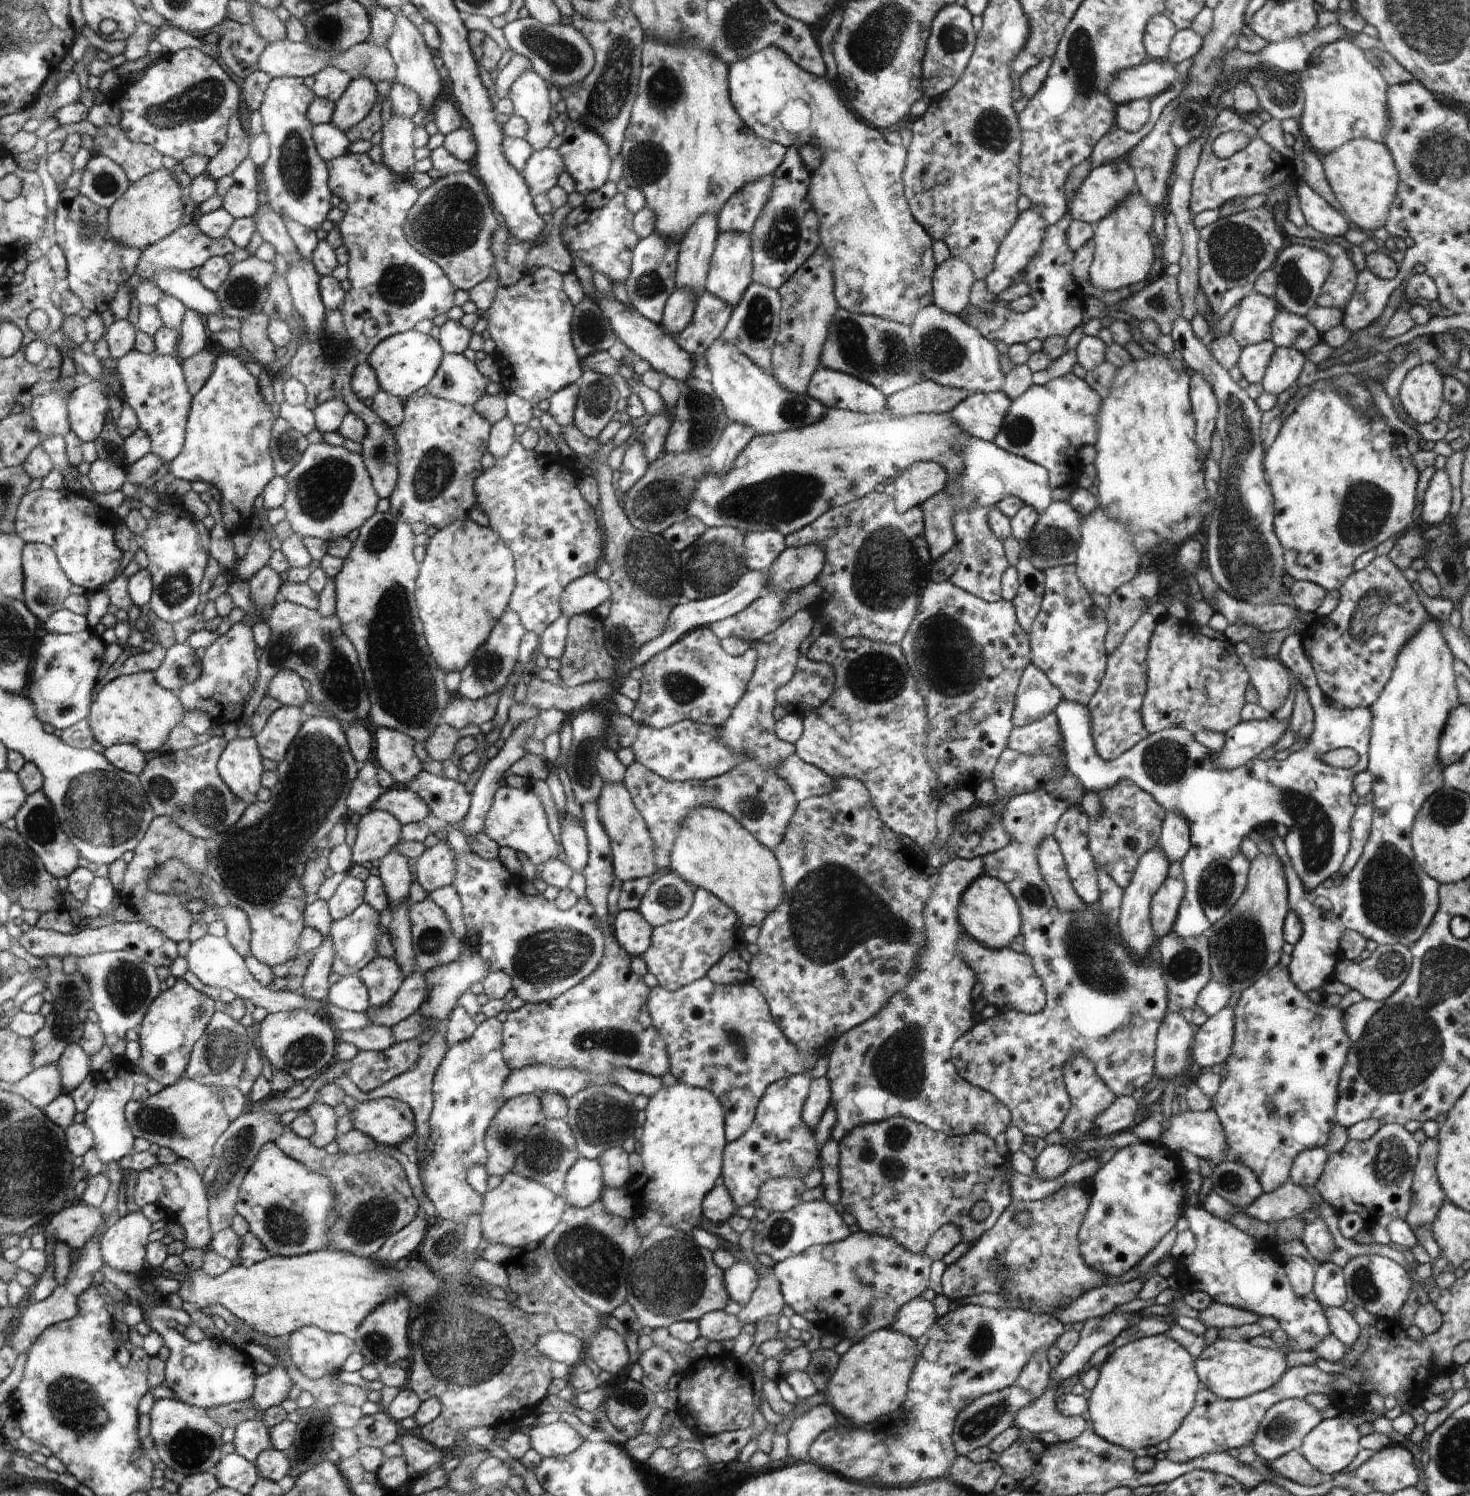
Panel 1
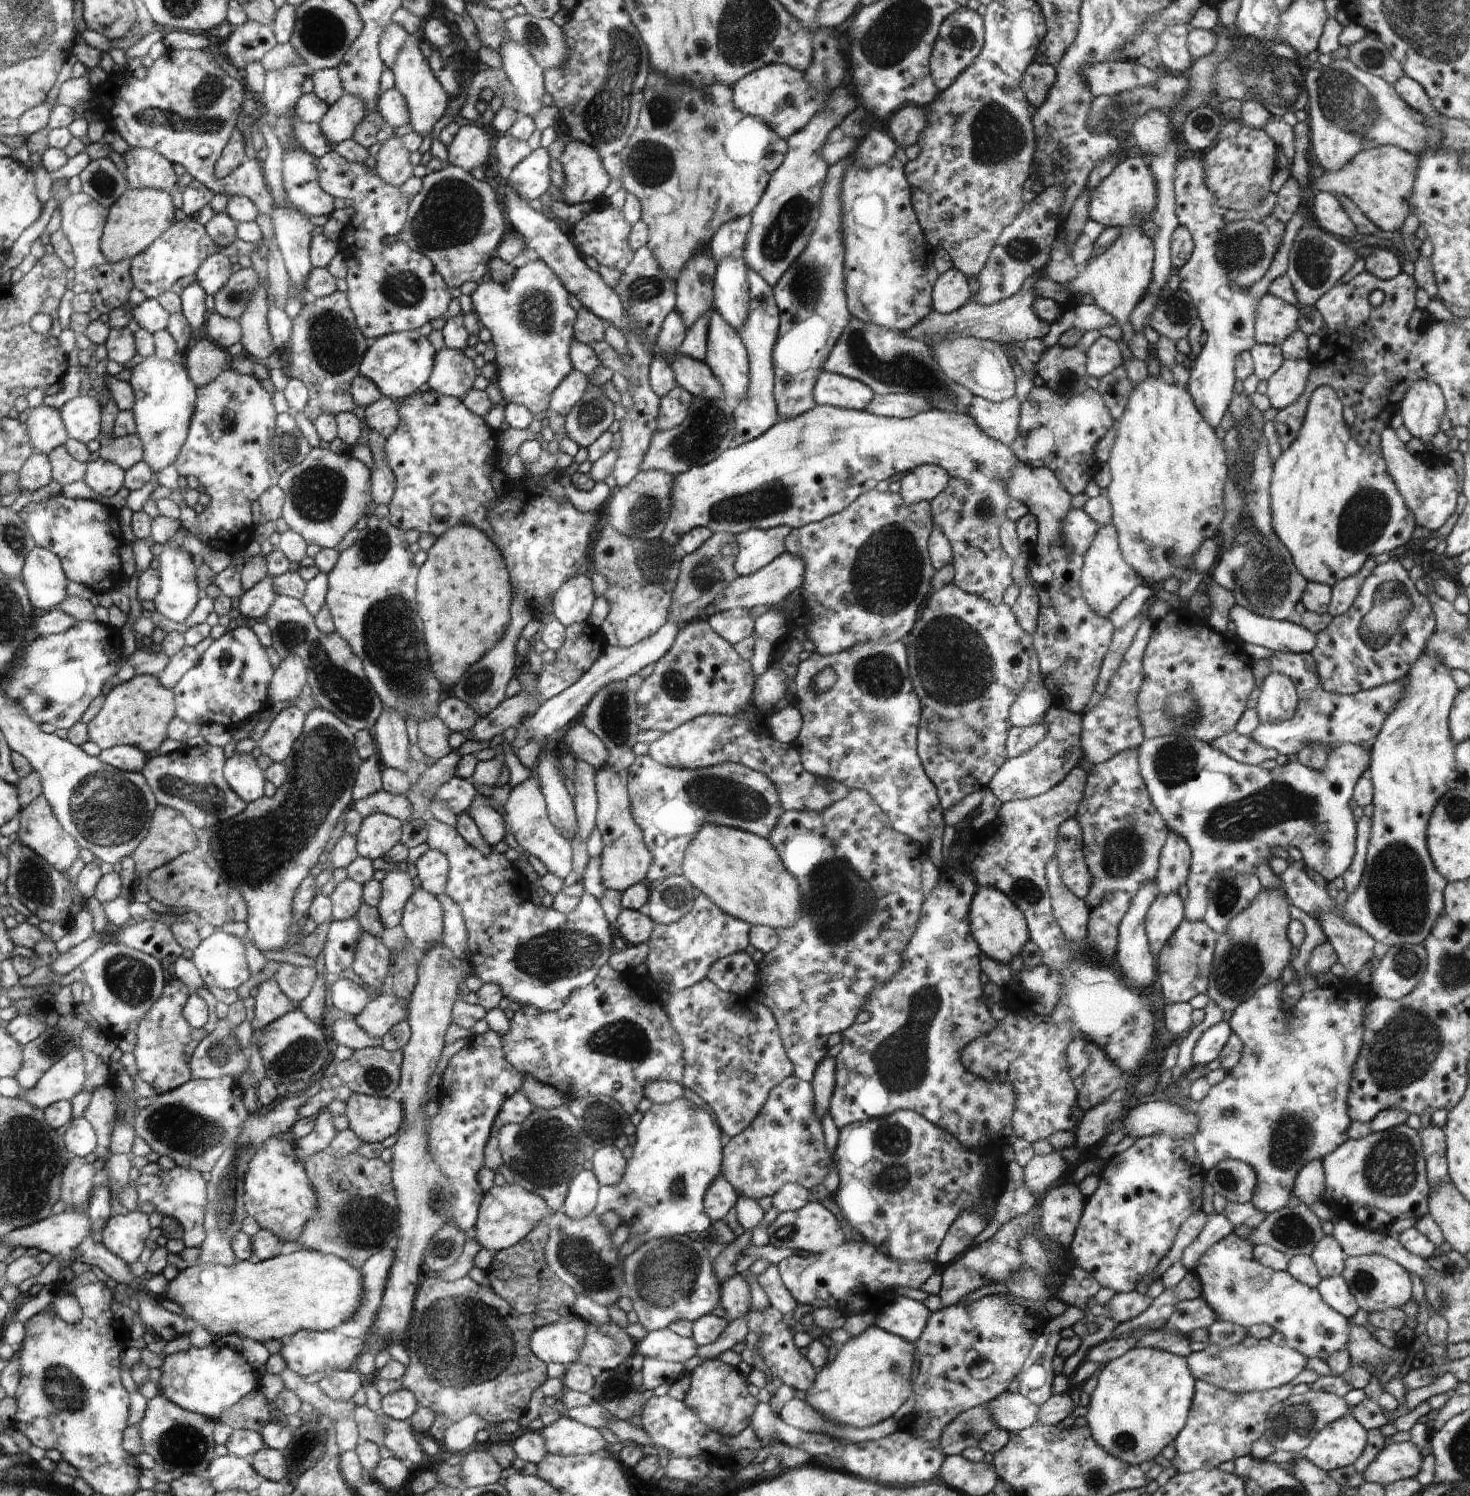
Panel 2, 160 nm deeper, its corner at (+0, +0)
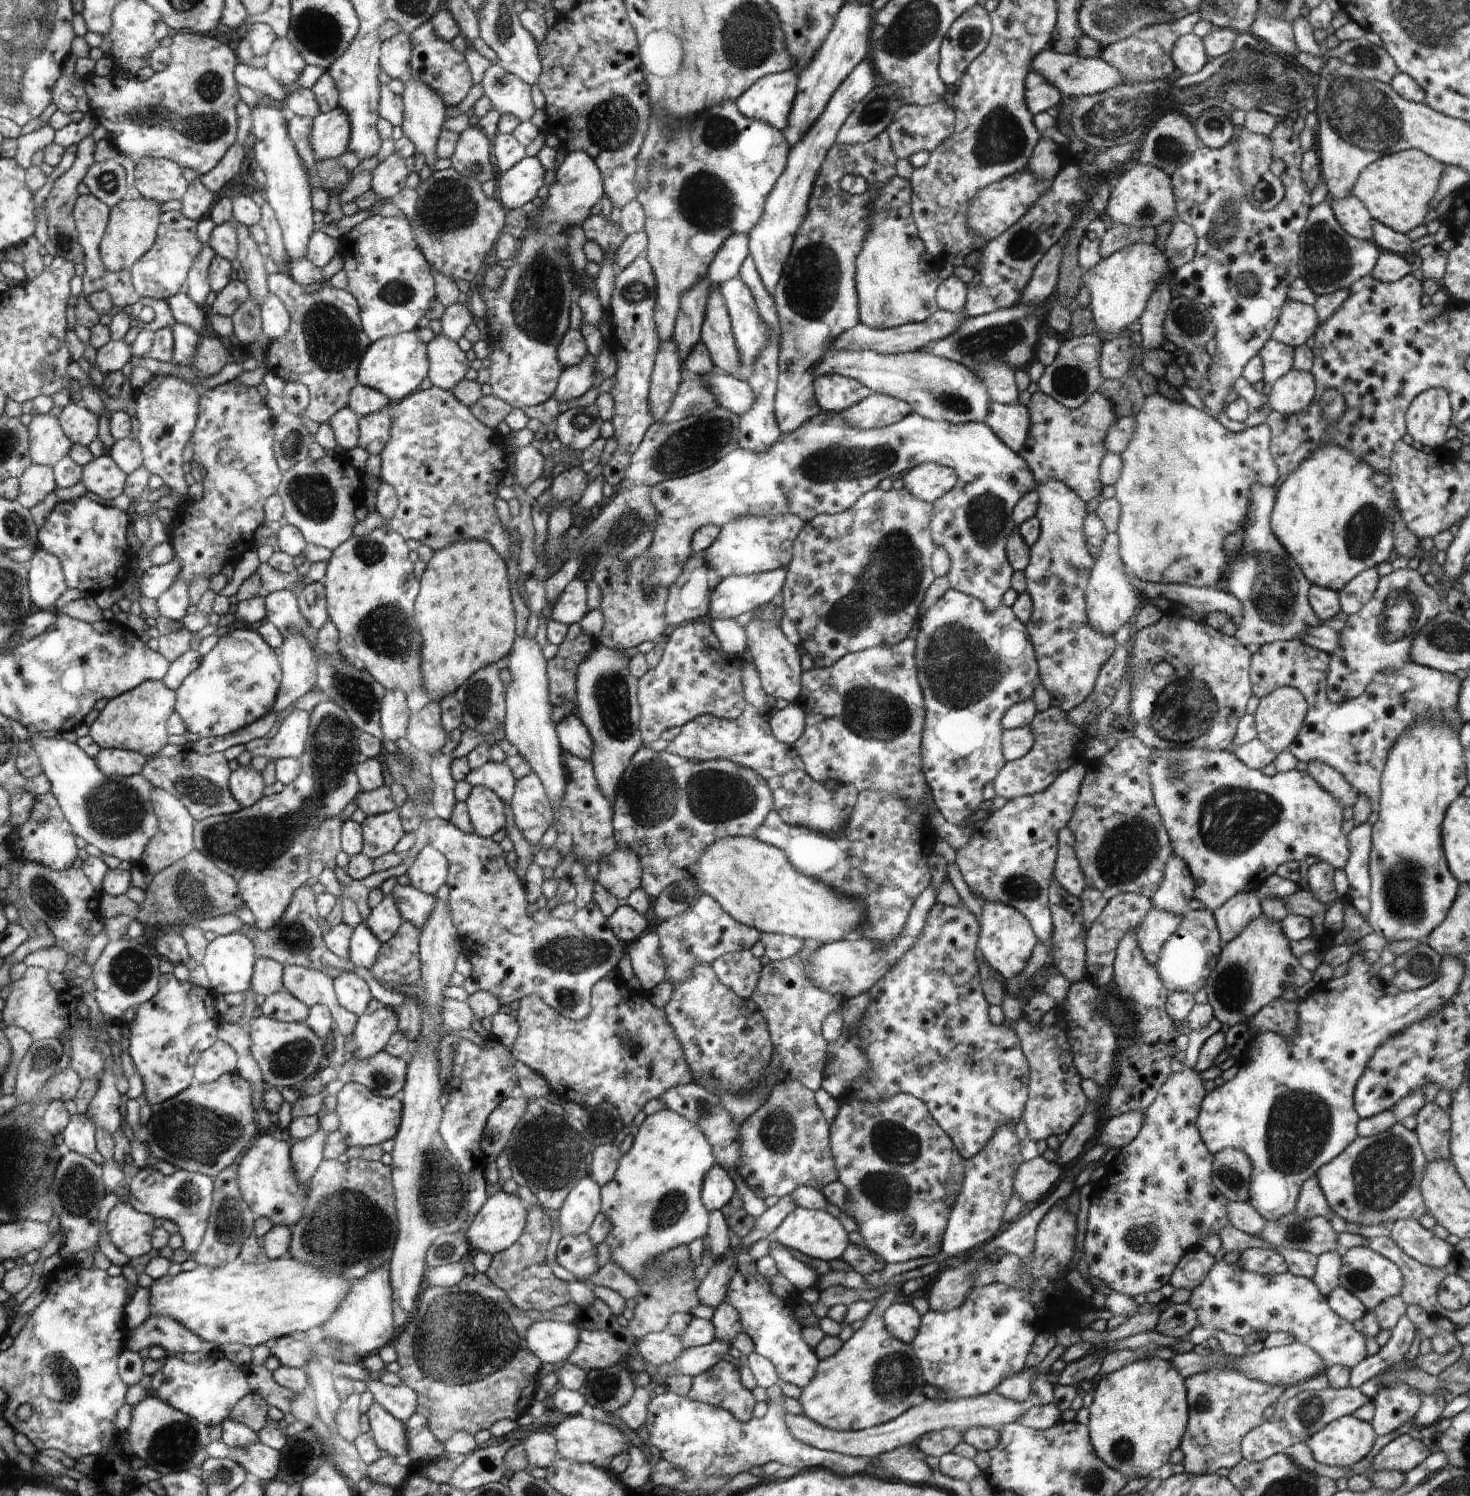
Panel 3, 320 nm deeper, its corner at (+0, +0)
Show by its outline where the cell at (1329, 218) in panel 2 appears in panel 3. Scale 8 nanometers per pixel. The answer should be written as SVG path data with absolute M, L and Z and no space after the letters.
M1350 195L1342 200L1331 200L1336 220L1350 236L1365 241L1373 239L1374 219L1358 197Z

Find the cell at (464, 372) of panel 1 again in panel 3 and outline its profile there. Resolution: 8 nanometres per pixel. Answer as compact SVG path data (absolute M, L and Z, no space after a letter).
M444 333L435 335L427 344L430 378L434 387L450 391L464 378L471 362L458 343Z

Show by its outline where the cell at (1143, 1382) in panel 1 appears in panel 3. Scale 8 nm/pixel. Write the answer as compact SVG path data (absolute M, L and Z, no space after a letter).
M1154 1357L1129 1362L1120 1370L1103 1376L1092 1392L1088 1422L1088 1435L1098 1458L1129 1479L1158 1477L1158 1469L1170 1462L1172 1452L1181 1446L1187 1427L1189 1410L1185 1380L1170 1362Z

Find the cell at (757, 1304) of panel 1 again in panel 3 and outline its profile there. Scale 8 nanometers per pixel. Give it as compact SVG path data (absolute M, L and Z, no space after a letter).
M714 1339L710 1344L684 1349L672 1363L675 1365L675 1374L695 1377L714 1366L731 1346Z

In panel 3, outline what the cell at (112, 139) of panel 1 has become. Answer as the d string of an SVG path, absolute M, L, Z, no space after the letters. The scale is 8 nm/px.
M146 157L135 166L134 187L144 199L158 204L182 200L189 188L180 165L162 157Z

